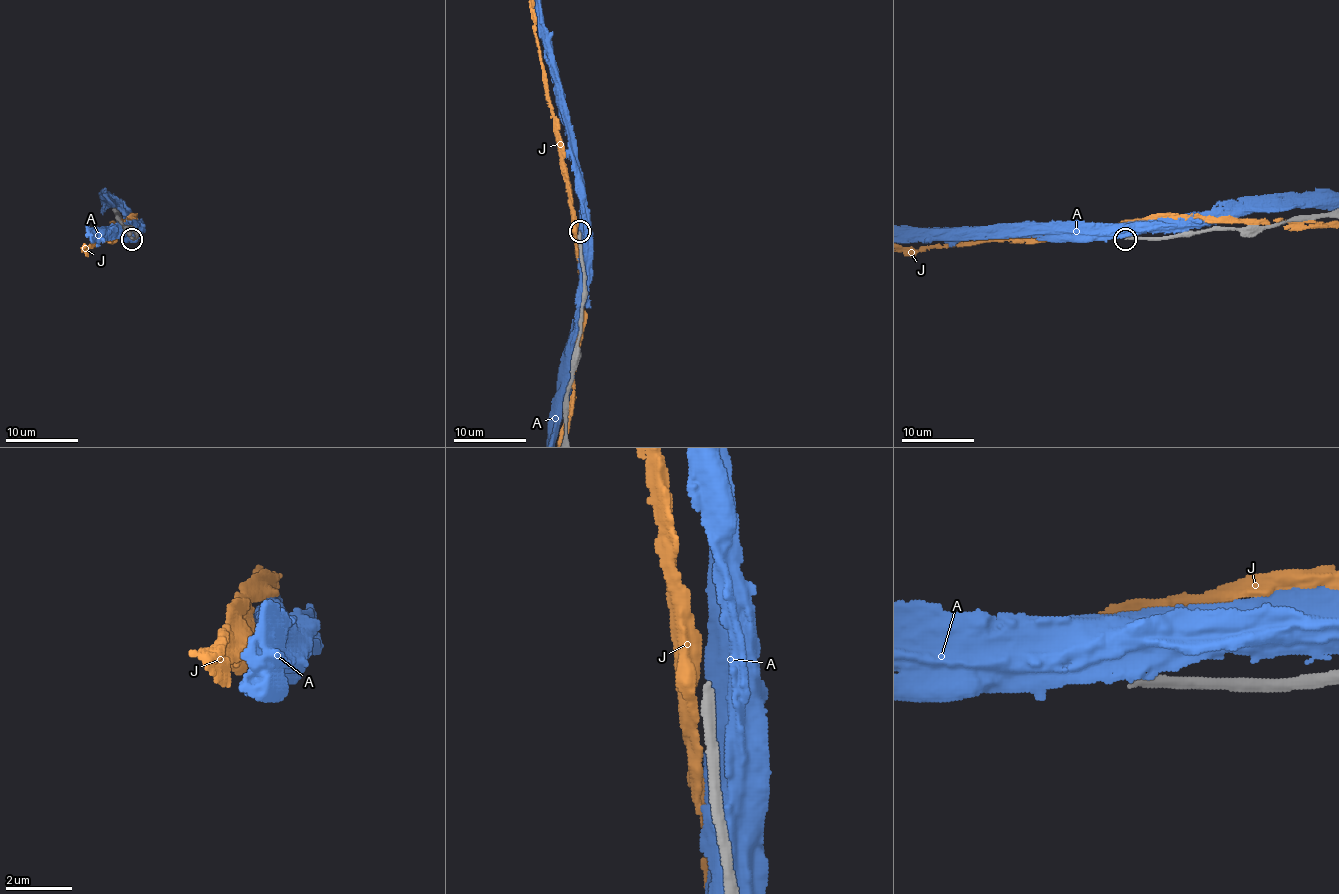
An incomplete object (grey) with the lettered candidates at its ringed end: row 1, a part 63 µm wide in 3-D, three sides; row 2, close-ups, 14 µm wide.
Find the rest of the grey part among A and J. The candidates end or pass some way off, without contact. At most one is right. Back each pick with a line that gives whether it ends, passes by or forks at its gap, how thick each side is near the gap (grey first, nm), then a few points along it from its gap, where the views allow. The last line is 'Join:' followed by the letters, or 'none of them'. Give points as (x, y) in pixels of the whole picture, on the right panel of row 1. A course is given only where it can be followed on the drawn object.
Join: none of them

